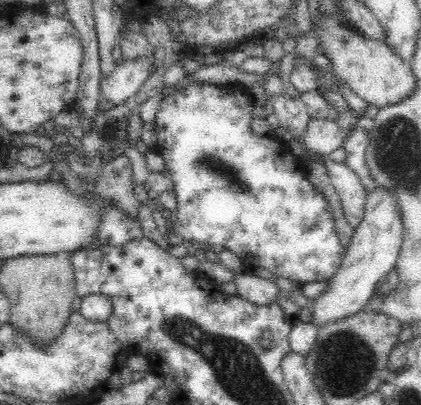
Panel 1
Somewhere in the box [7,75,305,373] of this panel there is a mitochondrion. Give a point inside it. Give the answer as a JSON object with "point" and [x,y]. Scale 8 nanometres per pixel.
{"point":[206,162]}

